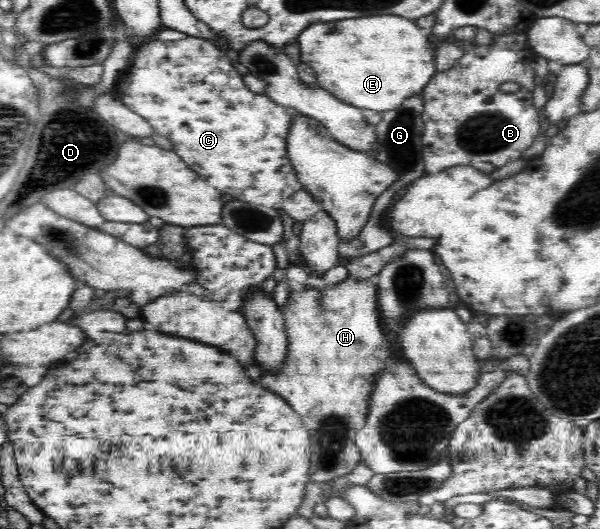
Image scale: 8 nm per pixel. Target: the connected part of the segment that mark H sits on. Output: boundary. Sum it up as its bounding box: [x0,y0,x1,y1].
[258,274,392,484]

